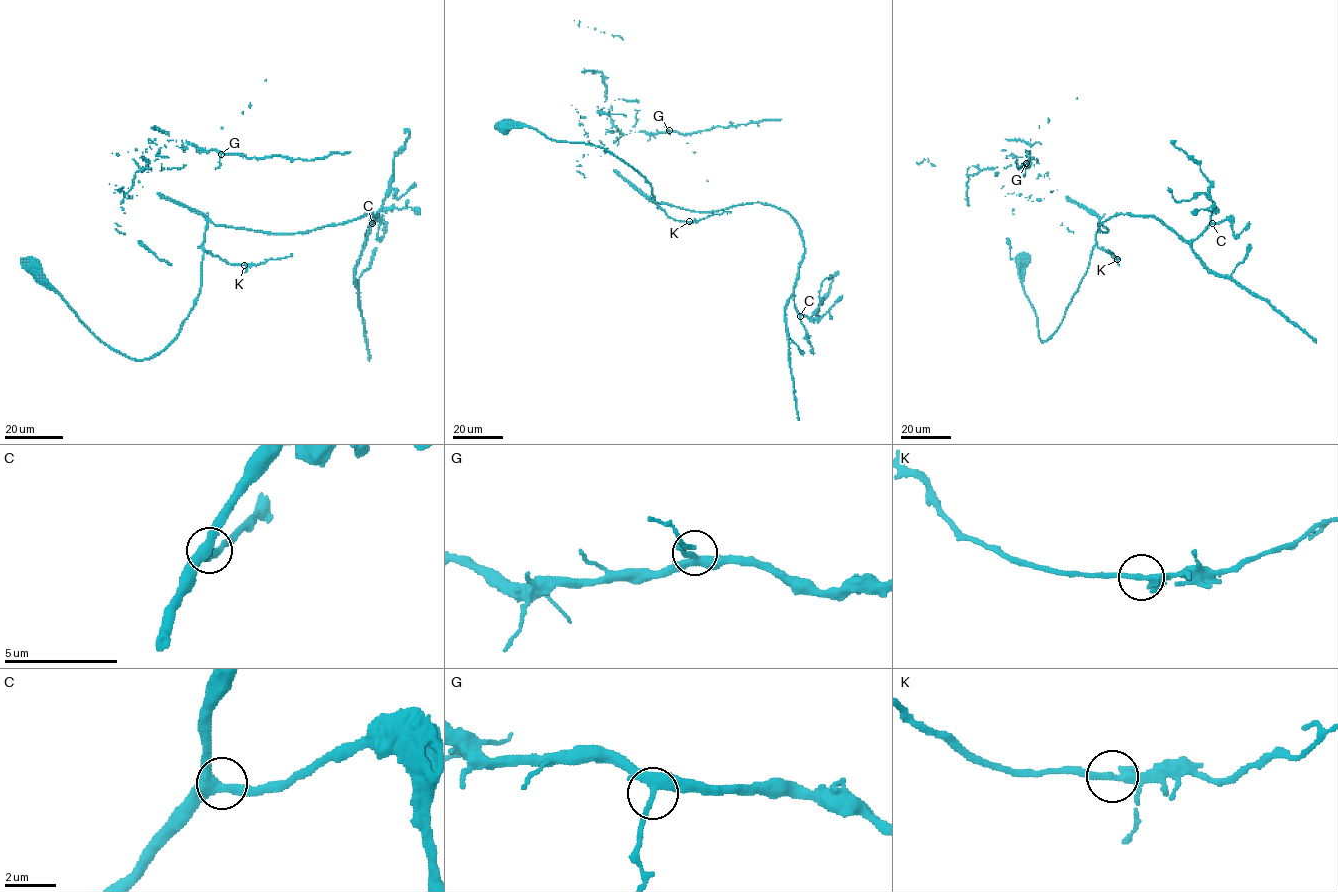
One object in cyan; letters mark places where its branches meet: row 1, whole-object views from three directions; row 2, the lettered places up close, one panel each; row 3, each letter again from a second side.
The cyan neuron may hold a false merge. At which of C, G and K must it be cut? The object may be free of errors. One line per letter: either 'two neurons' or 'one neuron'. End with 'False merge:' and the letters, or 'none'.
C: one neuron
G: one neuron
K: one neuron
False merge: none

